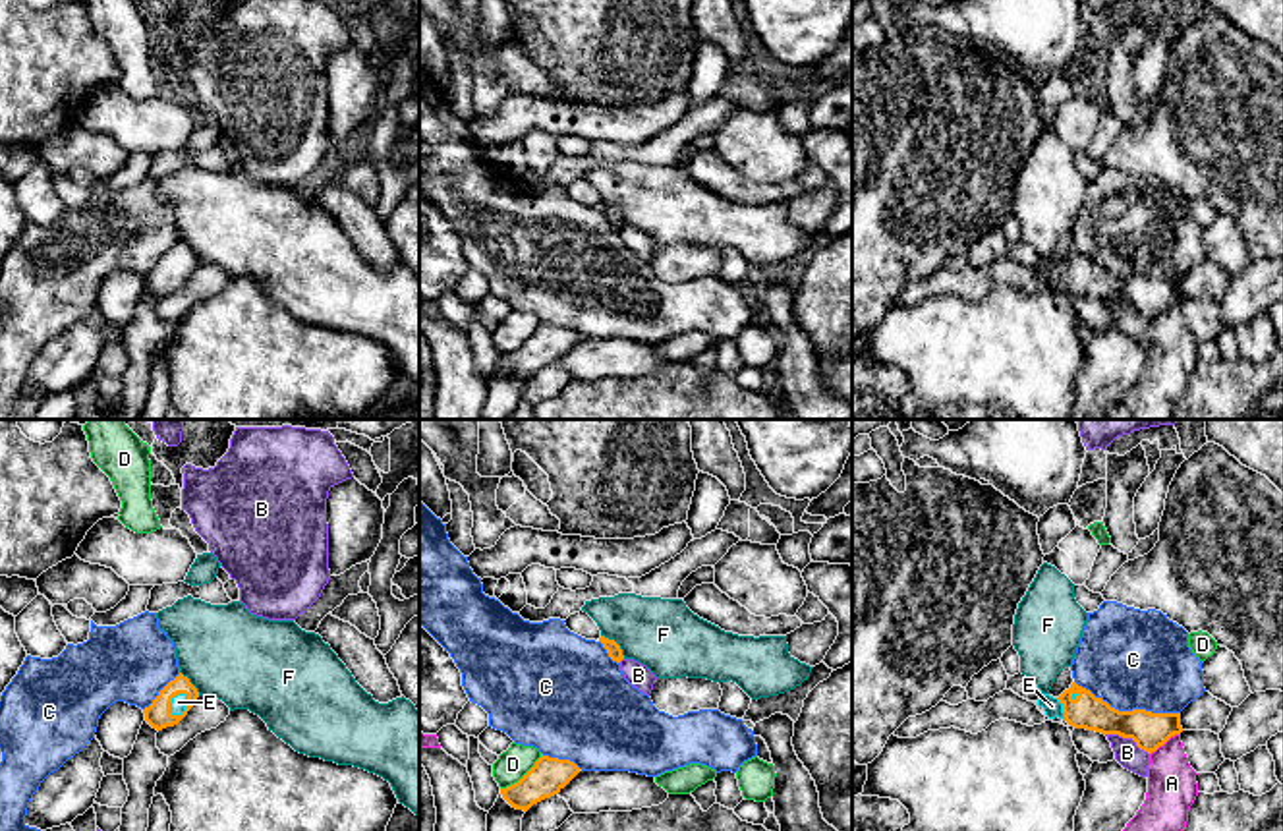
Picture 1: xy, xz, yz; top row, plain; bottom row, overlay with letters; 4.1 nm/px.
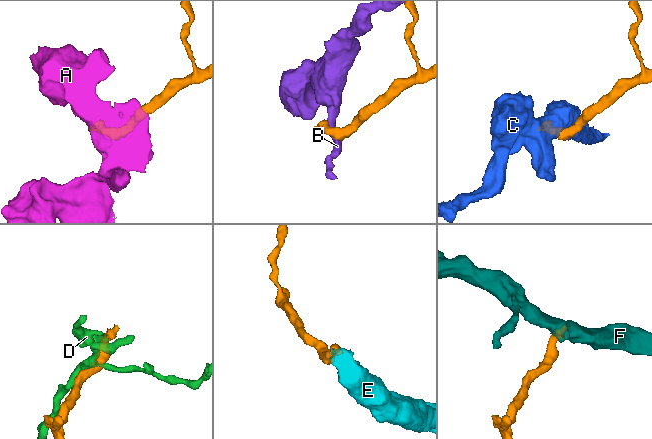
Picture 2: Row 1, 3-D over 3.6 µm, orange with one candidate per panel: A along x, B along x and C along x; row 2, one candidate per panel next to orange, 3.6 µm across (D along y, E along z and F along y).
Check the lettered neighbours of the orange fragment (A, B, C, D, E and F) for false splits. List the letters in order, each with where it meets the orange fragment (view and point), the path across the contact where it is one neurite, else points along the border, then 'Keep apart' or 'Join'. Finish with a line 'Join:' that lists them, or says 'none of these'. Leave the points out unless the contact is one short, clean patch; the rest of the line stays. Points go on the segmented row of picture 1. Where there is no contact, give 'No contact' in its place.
A: Touches orange at yz (1164, 743). Boundary: yz (1179, 733), (1171, 735), (1150, 754). Keep apart
B: Touches orange at yz (1127, 737). Keep apart
C: Touches orange at yz (1127, 712). Keep apart
D: Touches orange at xz (524, 775). Boundary: xz (541, 754), (516, 781), (501, 789). Keep apart
E: Touches orange at xy (171, 702). Path across: xy (157, 714), (171, 702), (178, 702). Join
F: Touches orange at xz (617, 644). Boundary: xz (601, 634), (611, 638), (625, 658). Keep apart
Join: E

